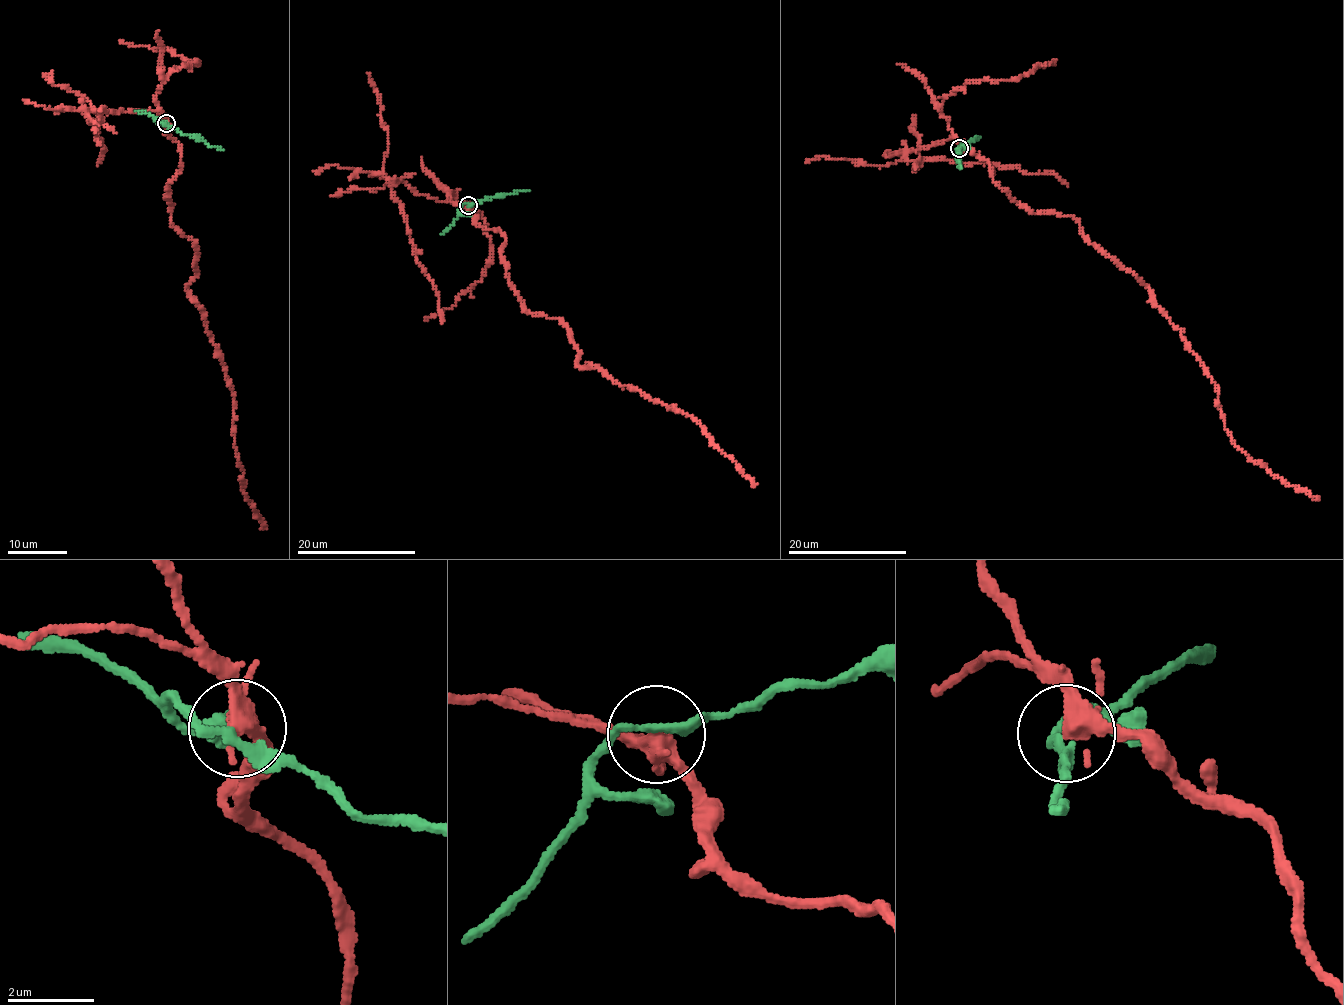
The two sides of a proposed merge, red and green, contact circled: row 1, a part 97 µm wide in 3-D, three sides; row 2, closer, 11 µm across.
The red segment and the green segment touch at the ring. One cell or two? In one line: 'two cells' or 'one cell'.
two cells

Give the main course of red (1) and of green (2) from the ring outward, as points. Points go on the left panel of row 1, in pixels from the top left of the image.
1: (166, 122), (180, 170), (165, 196), (171, 222), (198, 250), (186, 286), (233, 391), (242, 489), (265, 526)
2: (165, 122), (183, 136), (198, 137), (223, 151)

